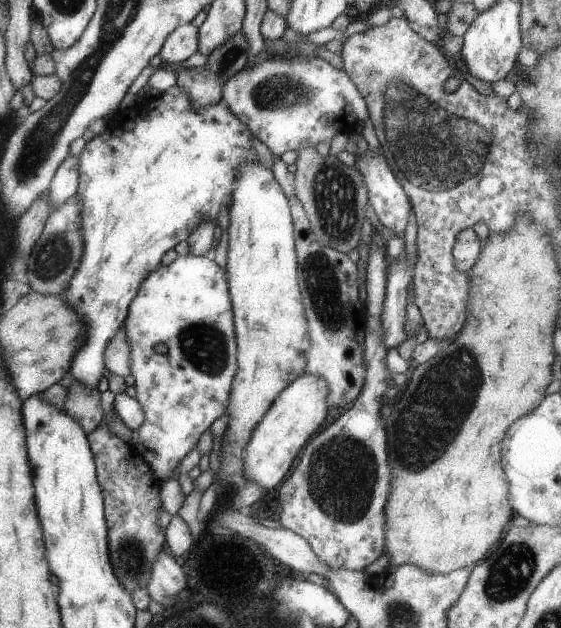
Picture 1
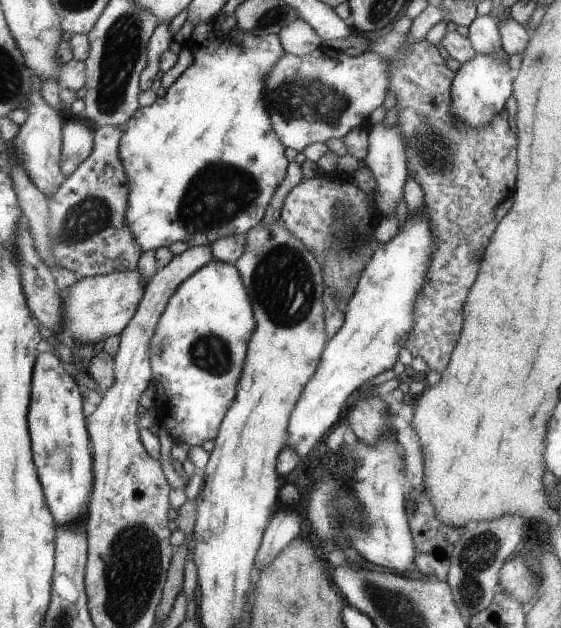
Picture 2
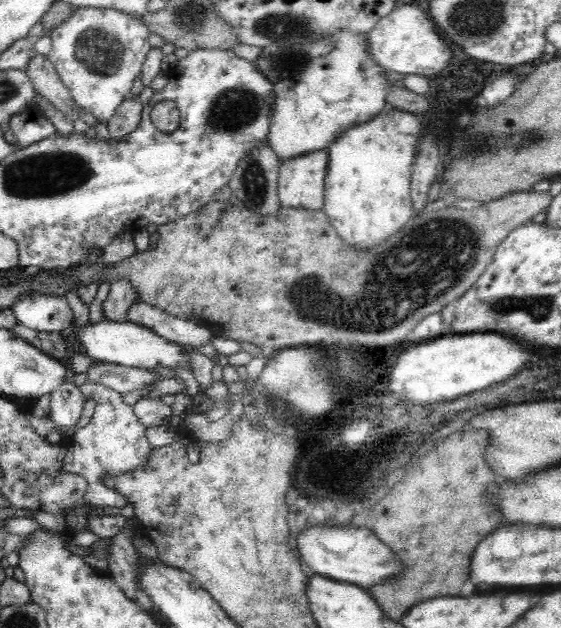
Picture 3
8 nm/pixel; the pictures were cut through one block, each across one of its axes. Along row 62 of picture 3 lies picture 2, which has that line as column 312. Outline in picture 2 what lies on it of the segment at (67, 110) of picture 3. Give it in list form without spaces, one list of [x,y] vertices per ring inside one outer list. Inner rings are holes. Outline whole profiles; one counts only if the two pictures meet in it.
[[[301,19],[284,26],[277,36],[284,52],[295,56],[308,55],[320,47],[322,41],[313,28]]]

